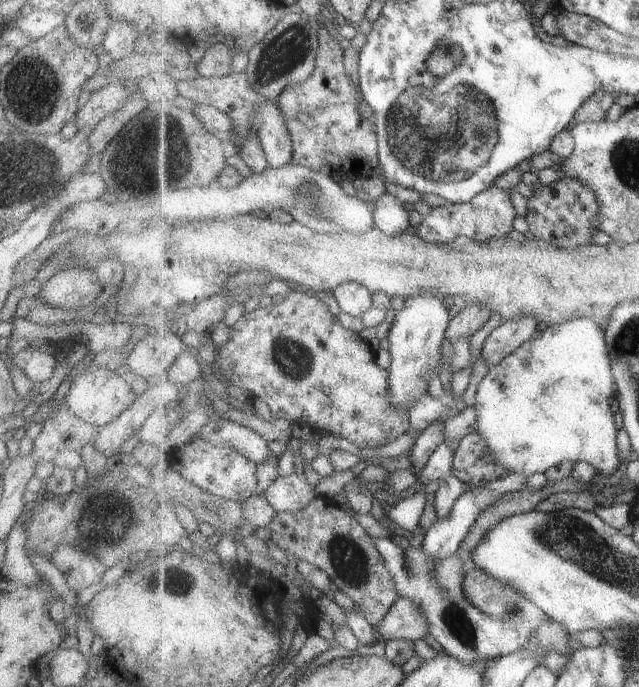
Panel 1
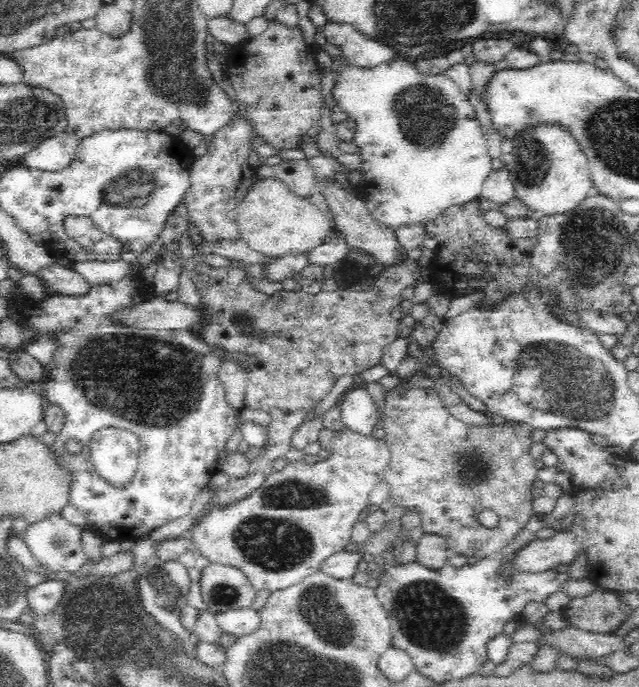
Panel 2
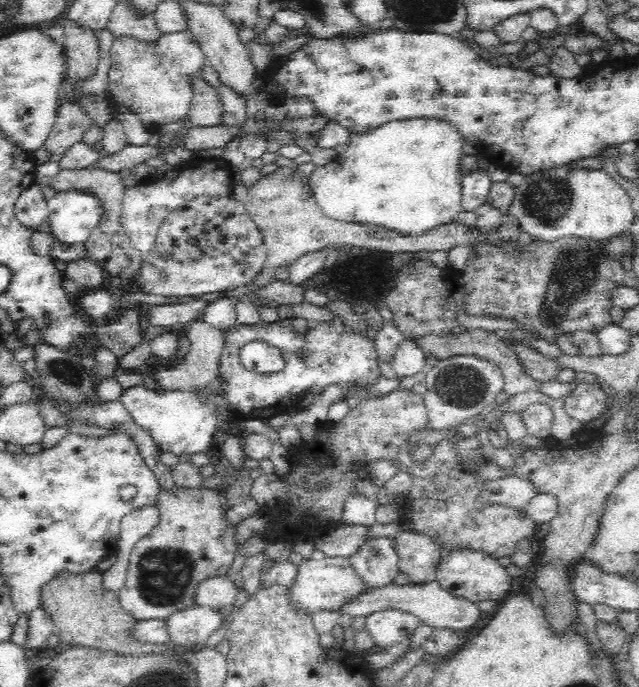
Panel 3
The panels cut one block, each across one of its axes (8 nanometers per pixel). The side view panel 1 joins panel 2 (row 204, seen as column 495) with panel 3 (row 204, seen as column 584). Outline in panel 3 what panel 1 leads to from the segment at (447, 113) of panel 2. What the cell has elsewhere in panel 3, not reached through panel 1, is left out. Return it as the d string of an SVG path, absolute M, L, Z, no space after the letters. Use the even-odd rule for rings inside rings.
M436 118L392 120L392 122L386 122L382 126L378 126L378 128L368 132L350 132L350 140L348 140L346 151L338 155L326 169L317 170L314 168L314 172L309 177L309 187L323 213L338 222L380 226L381 228L392 230L392 232L396 232L396 234L400 234L402 237L418 237L427 234L432 228L454 222L457 214L463 211L461 207L462 176L460 166L463 155L462 148L464 148L466 143L459 127L450 122L445 122L445 120L437 120Z

